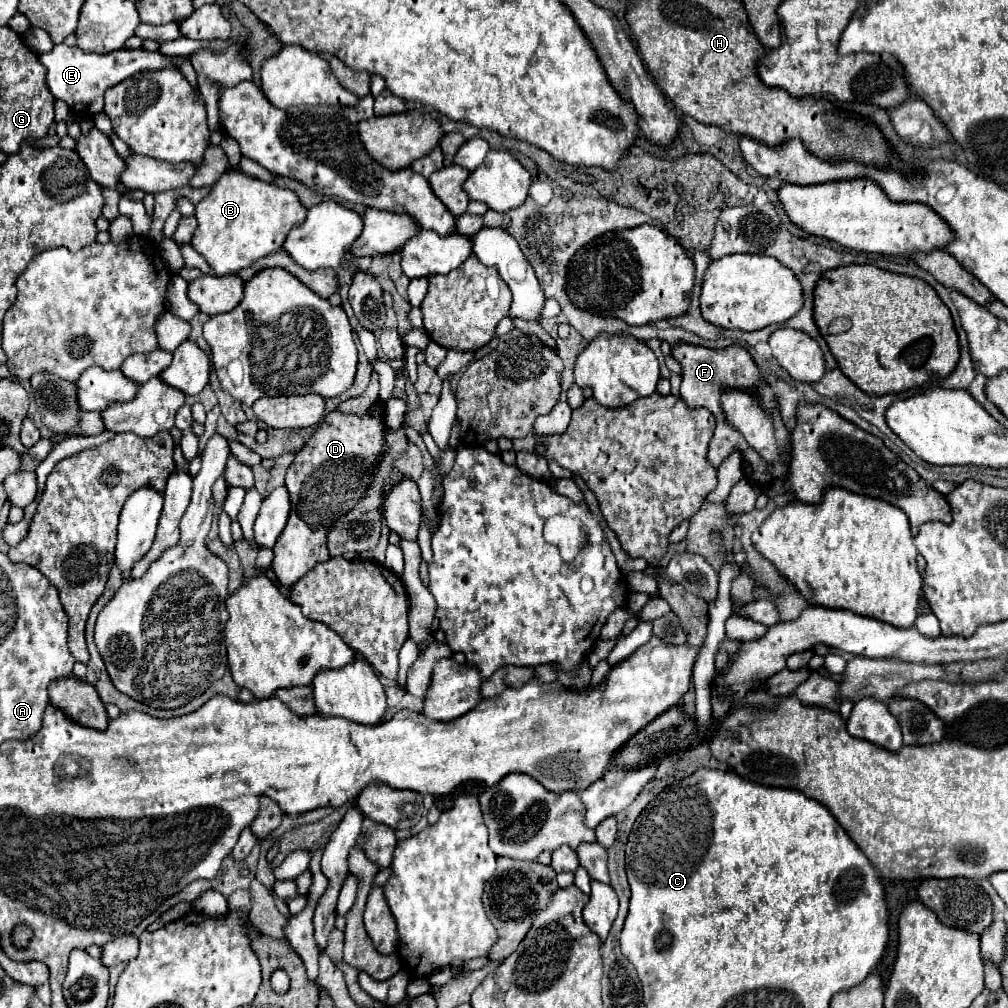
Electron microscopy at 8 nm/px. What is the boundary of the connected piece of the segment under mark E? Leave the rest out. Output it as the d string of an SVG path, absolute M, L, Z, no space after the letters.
M57 44L51 52L39 54L41 64L47 68L47 86L51 94L79 114L79 116L95 116L103 110L103 92L125 78L147 72L147 70L163 70L163 68L179 68L179 64L191 62L191 56L165 56L161 52L147 50L123 50L123 52L107 52L107 54L87 54L81 48Z

